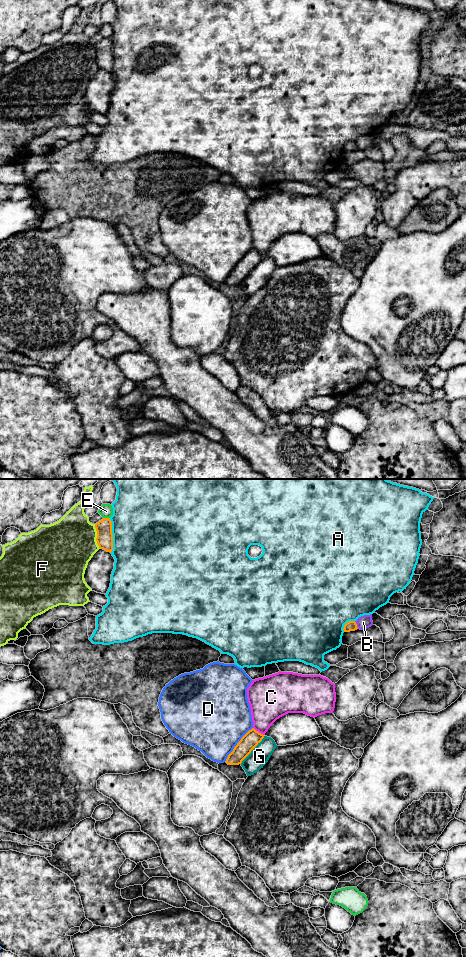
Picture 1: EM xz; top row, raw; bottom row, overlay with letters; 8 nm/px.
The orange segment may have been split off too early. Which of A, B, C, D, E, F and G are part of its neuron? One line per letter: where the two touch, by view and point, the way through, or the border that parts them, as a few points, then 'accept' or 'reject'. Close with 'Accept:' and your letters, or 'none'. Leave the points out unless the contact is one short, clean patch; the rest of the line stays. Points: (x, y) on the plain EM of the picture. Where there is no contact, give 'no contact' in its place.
A: xz (112, 55) | reject
B: xz (356, 145) | reject
C: xz (257, 251) | reject
D: xz (237, 264) | reject
E: xz (106, 38) | reject
F: xz (97, 56) | reject
G: xz (252, 269) | reject
Accept: none

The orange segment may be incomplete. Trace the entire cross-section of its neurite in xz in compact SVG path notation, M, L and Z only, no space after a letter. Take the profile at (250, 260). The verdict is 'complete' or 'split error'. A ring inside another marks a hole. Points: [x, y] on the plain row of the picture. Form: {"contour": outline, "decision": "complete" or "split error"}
{"contour": "M254 248L249 250L237 263L233 271L228 275L228 285L239 285L251 273L251 271L262 261L264 255Z", "decision": "complete"}

